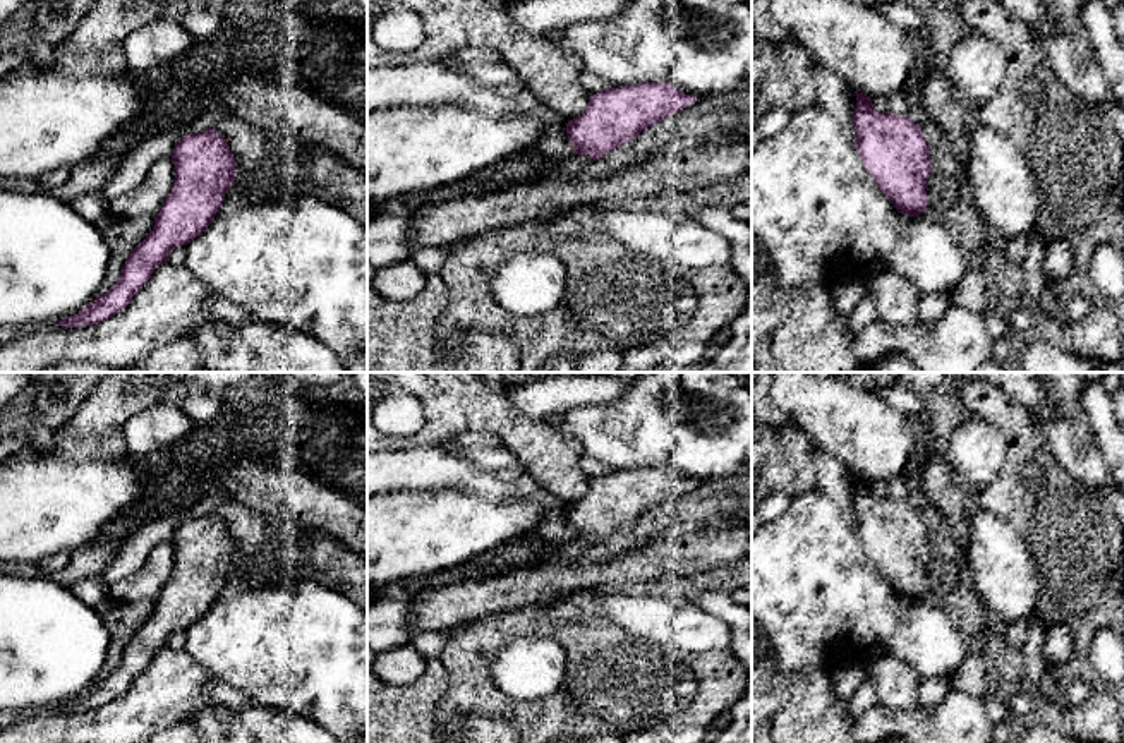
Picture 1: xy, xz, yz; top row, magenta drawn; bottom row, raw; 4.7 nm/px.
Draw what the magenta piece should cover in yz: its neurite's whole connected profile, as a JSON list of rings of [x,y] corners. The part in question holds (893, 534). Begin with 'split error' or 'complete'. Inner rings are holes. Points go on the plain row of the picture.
complete | [[[855,477],[856,492],[851,503],[863,553],[899,597],[920,601],[927,595],[925,571],[932,556],[922,511],[906,499],[877,496],[870,480]]]

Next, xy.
complete | [[[216,513],[185,518],[175,530],[175,563],[153,614],[124,649],[118,666],[72,702],[55,707],[62,712],[84,712],[122,697],[148,667],[172,633],[187,630],[215,604],[227,575],[235,566],[237,546]]]

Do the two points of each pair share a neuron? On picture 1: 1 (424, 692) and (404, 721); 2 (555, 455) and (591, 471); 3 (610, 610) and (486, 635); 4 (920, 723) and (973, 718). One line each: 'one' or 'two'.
1: one
2: two
3: two
4: one

